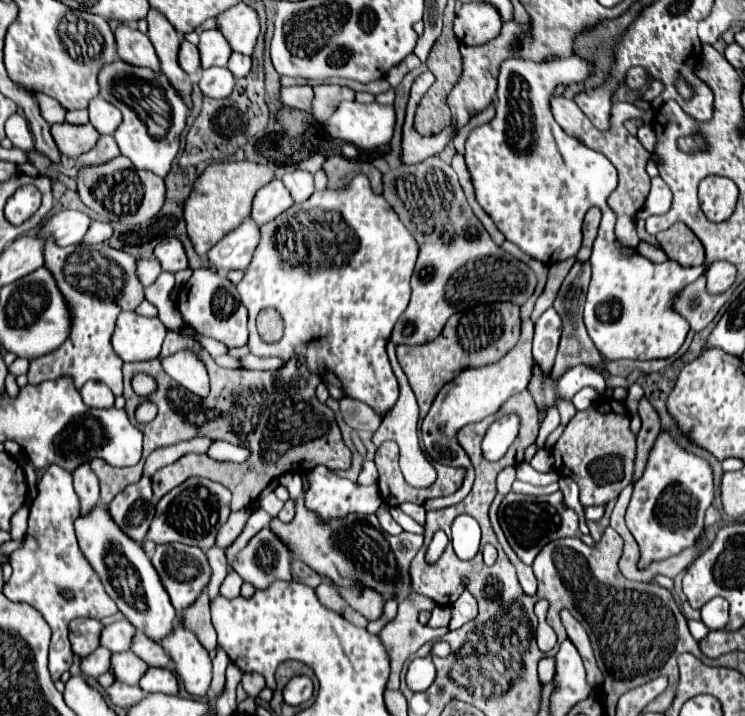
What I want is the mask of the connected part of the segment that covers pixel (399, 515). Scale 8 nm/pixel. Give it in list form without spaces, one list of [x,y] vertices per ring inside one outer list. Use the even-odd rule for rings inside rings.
[[[391,508],[391,516],[393,516],[393,520],[395,520],[405,532],[415,532],[415,534],[421,534],[421,532],[423,532],[423,528],[421,528],[413,518],[409,518],[407,514],[403,514],[399,508]]]

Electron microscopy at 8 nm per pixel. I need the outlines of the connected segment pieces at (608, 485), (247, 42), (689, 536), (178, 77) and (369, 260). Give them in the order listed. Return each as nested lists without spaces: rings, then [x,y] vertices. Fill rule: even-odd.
[[[603,398],[589,406],[583,412],[577,412],[573,420],[567,424],[565,432],[553,446],[553,458],[555,458],[555,470],[561,476],[569,476],[579,486],[579,502],[583,506],[593,504],[607,504],[609,500],[615,500],[621,490],[631,484],[633,480],[633,466],[635,466],[635,434],[629,428],[629,412],[625,412],[625,404],[615,398]]]
[[[239,2],[215,16],[217,30],[225,36],[233,52],[251,56],[255,40],[259,36],[259,20],[253,8]]]
[[[661,432],[649,454],[643,476],[633,484],[633,496],[625,514],[627,528],[639,544],[639,568],[647,568],[655,560],[665,560],[691,548],[703,532],[703,514],[711,502],[711,466],[679,448],[667,432]]]
[[[149,10],[149,40],[155,46],[155,52],[161,62],[161,70],[169,76],[169,82],[177,88],[177,92],[189,102],[191,106],[191,80],[189,76],[177,66],[177,46],[181,44],[181,34],[167,22],[167,18],[159,10]]]
[[[365,176],[353,178],[345,190],[313,192],[311,198],[281,212],[259,230],[261,240],[245,268],[243,280],[237,284],[241,302],[249,310],[249,352],[261,358],[277,356],[281,360],[301,354],[311,372],[321,374],[327,370],[335,374],[347,398],[365,402],[383,418],[399,398],[399,384],[391,370],[385,344],[397,318],[409,304],[409,278],[417,260],[417,242],[413,242],[409,230],[401,226],[401,220],[393,214],[385,198],[373,194]],[[263,308],[275,308],[283,316],[285,334],[277,344],[259,342],[255,318]]]

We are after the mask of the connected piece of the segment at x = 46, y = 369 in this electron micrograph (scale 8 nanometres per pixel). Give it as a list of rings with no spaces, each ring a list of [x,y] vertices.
[[[45,242],[43,260],[45,268],[53,274],[71,314],[69,338],[53,352],[29,362],[29,382],[41,384],[45,380],[55,380],[59,376],[71,376],[75,386],[81,388],[87,380],[103,382],[115,392],[123,394],[123,376],[121,376],[121,358],[113,354],[109,338],[117,314],[121,310],[135,310],[143,302],[143,286],[137,282],[133,256],[123,250],[83,250],[83,244],[73,244],[67,248],[57,246],[55,242]]]

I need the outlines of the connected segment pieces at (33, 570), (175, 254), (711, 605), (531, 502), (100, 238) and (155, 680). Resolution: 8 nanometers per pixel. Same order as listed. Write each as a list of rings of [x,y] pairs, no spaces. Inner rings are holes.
[[[49,466],[43,474],[41,482],[37,484],[39,496],[31,504],[29,514],[29,530],[25,536],[23,548],[11,554],[13,576],[5,584],[3,594],[13,602],[27,602],[35,610],[45,616],[45,622],[51,626],[51,648],[49,648],[49,672],[51,678],[57,682],[63,672],[69,670],[73,662],[73,650],[67,638],[67,624],[73,618],[107,618],[115,614],[115,602],[105,594],[103,584],[97,572],[91,568],[83,552],[79,550],[73,522],[79,518],[77,514],[77,494],[73,490],[73,478],[69,472],[61,470],[59,466]],[[61,590],[73,590],[75,598],[65,600]]]
[[[165,238],[155,246],[155,258],[161,264],[161,270],[165,272],[179,272],[187,268],[187,256],[183,250],[183,244],[177,238]]]
[[[713,598],[701,608],[701,620],[709,630],[723,630],[729,620],[729,604],[723,598]]]
[[[509,492],[503,498],[497,516],[499,516],[499,524],[501,524],[501,530],[505,532],[509,546],[513,548],[513,552],[519,556],[523,564],[531,564],[549,540],[577,536],[579,532],[579,518],[573,510],[569,510],[563,504],[561,492],[553,492],[547,496],[525,496],[525,494]]]
[[[91,222],[85,238],[83,238],[83,244],[99,244],[99,242],[105,242],[109,240],[113,234],[113,228],[107,224],[107,222]]]
[[[147,668],[147,672],[139,680],[139,688],[161,694],[177,694],[177,676],[167,668]]]

